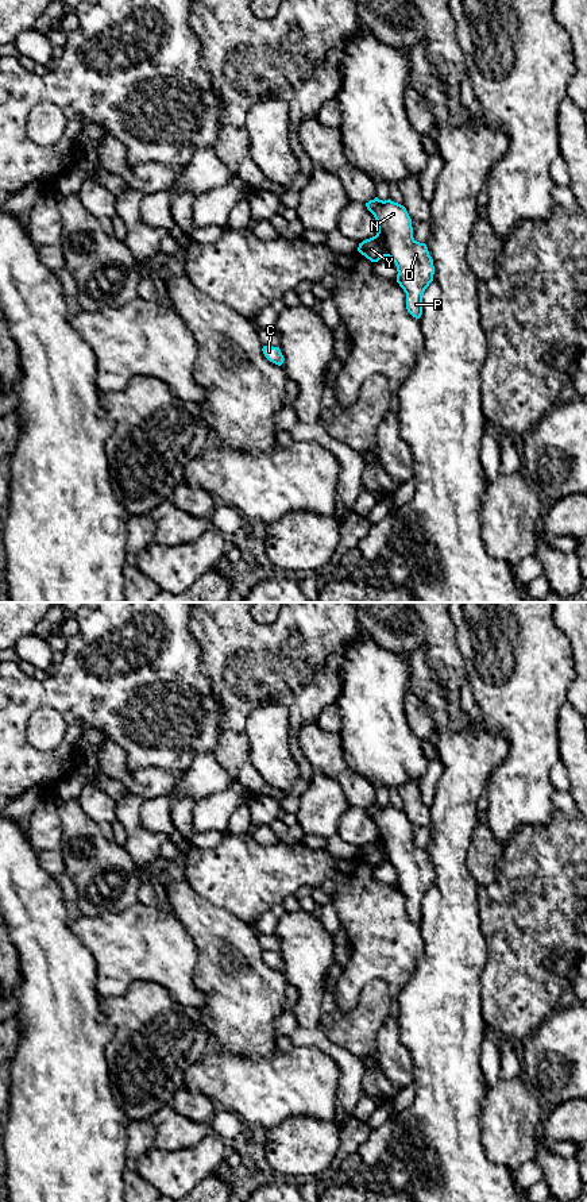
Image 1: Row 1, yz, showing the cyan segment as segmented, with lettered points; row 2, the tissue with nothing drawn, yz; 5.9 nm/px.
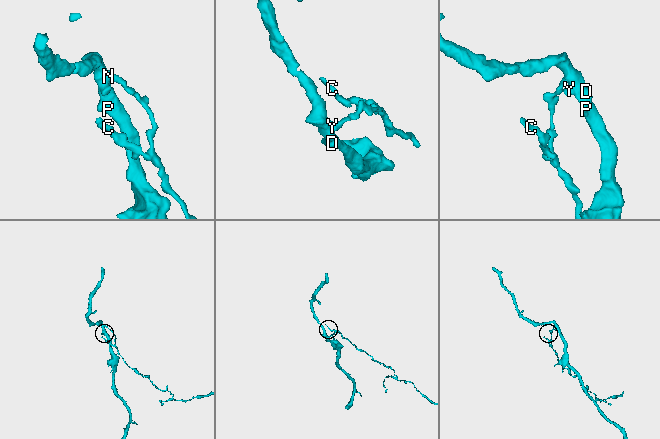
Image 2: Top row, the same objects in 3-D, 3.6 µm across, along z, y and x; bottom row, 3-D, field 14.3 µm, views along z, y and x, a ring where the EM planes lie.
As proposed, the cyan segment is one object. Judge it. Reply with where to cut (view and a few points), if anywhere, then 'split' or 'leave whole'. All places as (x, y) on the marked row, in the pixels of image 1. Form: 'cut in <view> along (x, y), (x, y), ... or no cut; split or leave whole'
cut in yz along (383, 201), (373, 214); split

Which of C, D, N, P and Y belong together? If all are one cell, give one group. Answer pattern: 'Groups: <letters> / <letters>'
Groups: C / D N P Y

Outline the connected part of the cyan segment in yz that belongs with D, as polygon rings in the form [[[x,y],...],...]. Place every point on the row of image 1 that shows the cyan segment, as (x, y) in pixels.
[[[385,200],[374,213],[378,223],[375,236],[359,243],[358,251],[371,262],[389,257],[397,266],[397,282],[406,293],[408,312],[420,319],[422,294],[433,281],[435,266],[425,243],[413,238],[412,219],[406,208]]]

